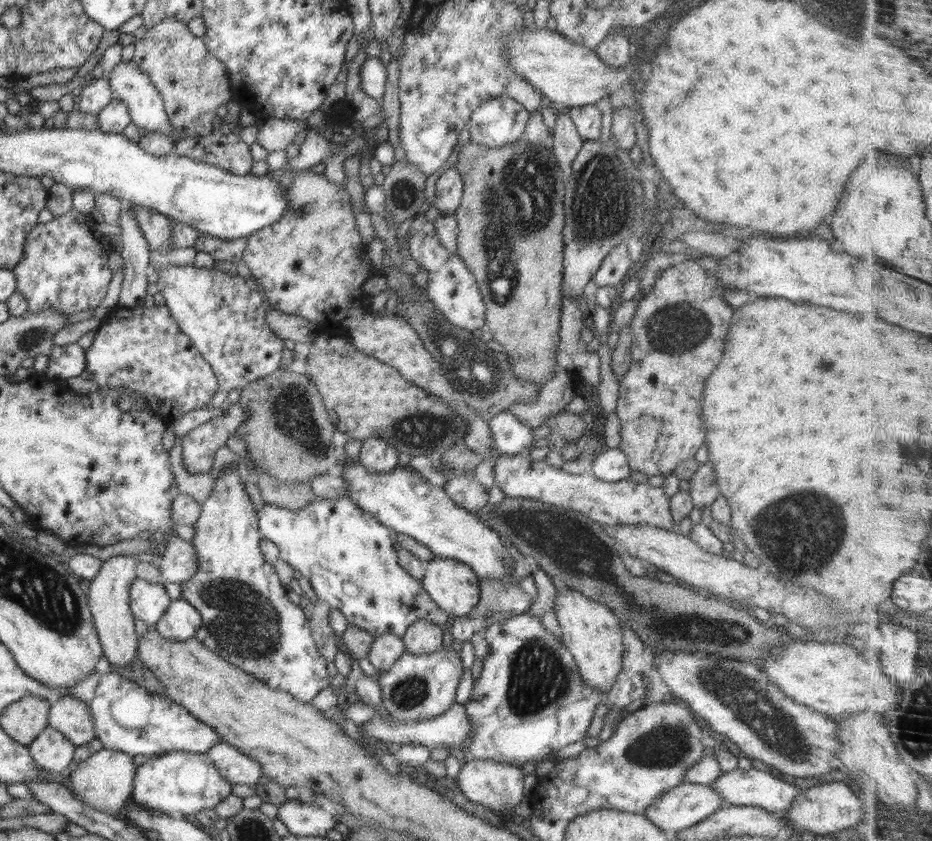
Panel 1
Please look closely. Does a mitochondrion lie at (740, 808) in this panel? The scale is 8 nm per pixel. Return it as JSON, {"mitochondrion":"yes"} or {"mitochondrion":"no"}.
{"mitochondrion":"no"}

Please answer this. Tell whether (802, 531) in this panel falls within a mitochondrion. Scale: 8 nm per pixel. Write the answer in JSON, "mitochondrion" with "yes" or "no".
{"mitochondrion":"yes"}

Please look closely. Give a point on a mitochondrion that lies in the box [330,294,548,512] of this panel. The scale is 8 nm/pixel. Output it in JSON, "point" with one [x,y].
{"point":[422,429]}

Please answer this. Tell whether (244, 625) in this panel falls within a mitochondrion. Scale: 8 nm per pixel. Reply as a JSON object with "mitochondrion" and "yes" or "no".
{"mitochondrion":"yes"}

